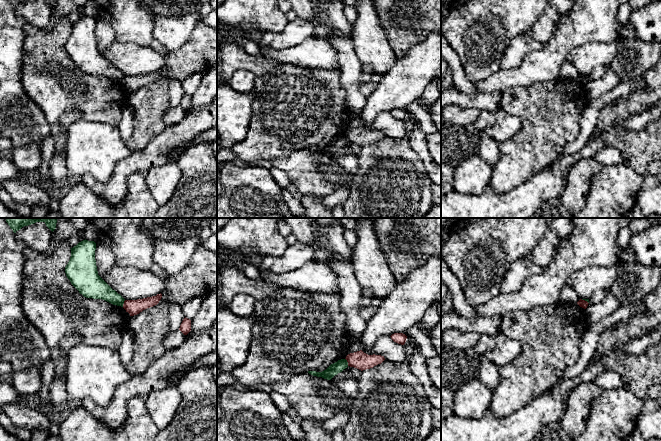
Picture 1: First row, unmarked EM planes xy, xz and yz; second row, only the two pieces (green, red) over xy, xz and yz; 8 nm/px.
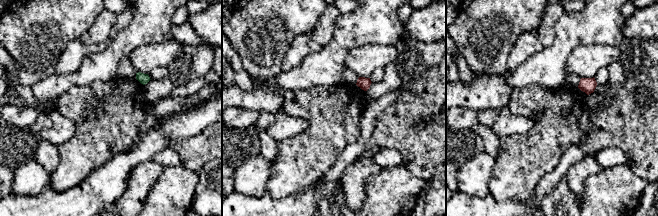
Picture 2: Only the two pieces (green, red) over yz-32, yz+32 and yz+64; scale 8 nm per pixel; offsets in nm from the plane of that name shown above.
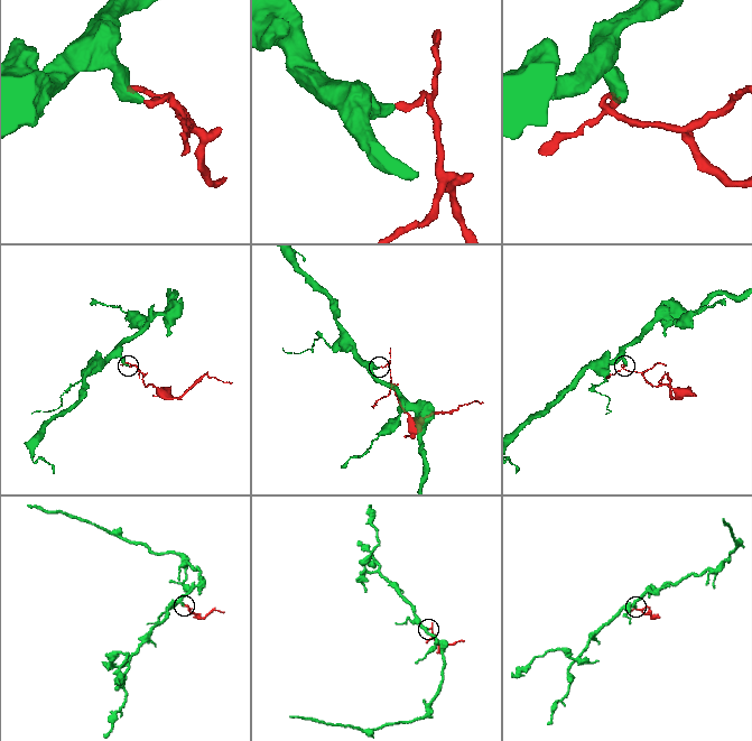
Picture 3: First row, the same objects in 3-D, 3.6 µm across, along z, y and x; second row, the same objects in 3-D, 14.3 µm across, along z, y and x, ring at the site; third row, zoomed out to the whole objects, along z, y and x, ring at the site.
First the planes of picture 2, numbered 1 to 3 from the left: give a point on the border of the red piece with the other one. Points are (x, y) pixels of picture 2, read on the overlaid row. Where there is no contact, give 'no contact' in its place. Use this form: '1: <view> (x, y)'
1: no contact
2: no contact
3: no contact

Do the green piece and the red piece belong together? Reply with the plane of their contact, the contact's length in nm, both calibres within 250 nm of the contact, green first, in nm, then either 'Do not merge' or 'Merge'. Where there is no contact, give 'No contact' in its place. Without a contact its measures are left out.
Touches green in xz. Shared border 70 nm. Thickness 90 nm (green) against 140 nm. Do not merge

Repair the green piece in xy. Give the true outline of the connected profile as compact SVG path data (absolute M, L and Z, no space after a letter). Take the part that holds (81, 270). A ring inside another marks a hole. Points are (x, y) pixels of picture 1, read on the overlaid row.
M86 239L71 248L71 257L65 267L66 276L84 297L123 307L125 299L98 275L95 250L96 243Z

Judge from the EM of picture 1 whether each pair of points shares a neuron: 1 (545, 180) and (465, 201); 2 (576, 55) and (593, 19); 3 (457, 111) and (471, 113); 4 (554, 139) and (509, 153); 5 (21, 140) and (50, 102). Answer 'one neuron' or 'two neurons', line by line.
1: one neuron
2: two neurons
3: one neuron
4: one neuron
5: two neurons

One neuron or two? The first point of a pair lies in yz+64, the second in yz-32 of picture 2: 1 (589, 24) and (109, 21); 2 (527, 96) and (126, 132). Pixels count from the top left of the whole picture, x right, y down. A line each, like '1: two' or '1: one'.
1: two
2: one

